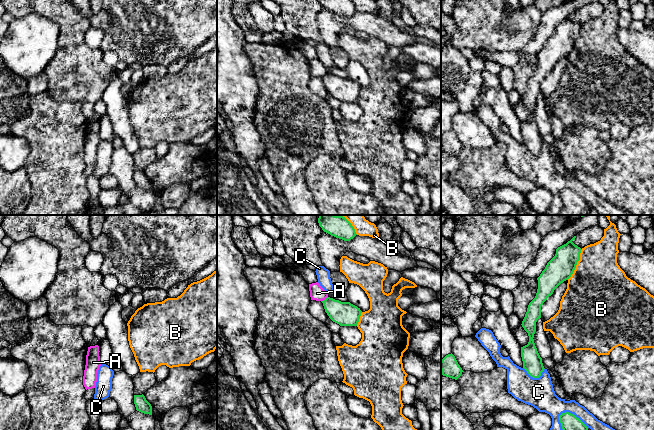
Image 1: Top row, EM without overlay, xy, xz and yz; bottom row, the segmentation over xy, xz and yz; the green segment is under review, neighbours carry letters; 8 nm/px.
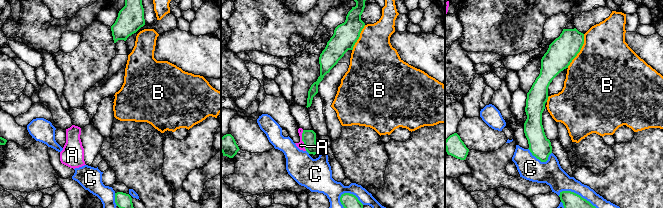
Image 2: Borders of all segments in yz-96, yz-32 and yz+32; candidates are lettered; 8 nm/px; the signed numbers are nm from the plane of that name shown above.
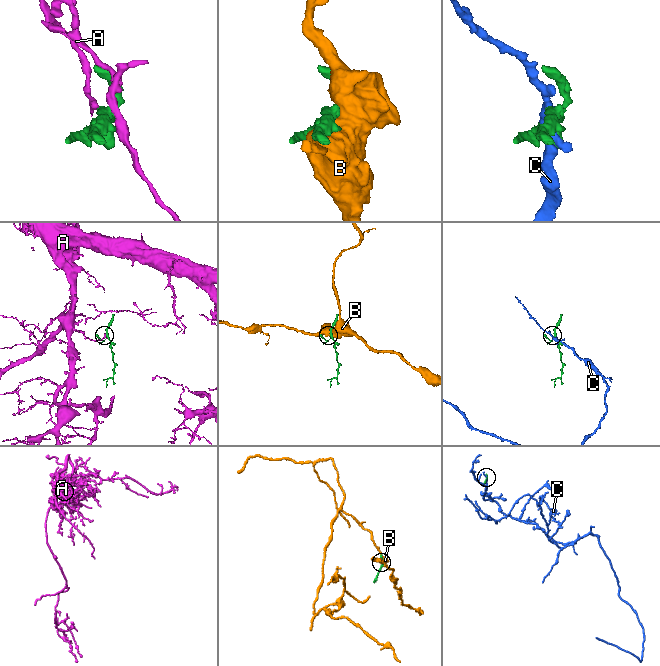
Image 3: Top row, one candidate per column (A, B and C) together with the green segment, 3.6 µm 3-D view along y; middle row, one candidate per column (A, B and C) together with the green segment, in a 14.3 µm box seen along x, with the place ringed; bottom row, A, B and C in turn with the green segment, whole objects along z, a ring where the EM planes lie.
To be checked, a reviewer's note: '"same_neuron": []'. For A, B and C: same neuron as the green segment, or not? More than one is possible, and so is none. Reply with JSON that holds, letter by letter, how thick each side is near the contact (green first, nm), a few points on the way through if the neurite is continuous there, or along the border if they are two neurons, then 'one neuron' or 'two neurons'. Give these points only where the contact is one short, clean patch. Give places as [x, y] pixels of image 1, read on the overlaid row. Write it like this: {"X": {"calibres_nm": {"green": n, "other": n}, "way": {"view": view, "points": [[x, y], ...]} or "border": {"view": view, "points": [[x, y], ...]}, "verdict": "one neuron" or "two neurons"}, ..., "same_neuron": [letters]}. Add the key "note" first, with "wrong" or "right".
{"note": "right", "A": {"calibres_nm": {"green": 190, "other": 120}, "border": {"view": "xz", "points": [[327, 296], [321, 301]]}, "verdict": "two neurons"}, "B": {"calibres_nm": {"green": 200, "other": 460}, "verdict": "two neurons"}, "C": {"calibres_nm": {"green": 130, "other": 180}, "verdict": "two neurons"}, "same_neuron": []}

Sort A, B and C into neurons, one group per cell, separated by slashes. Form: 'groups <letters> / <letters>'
groups A / B / C

